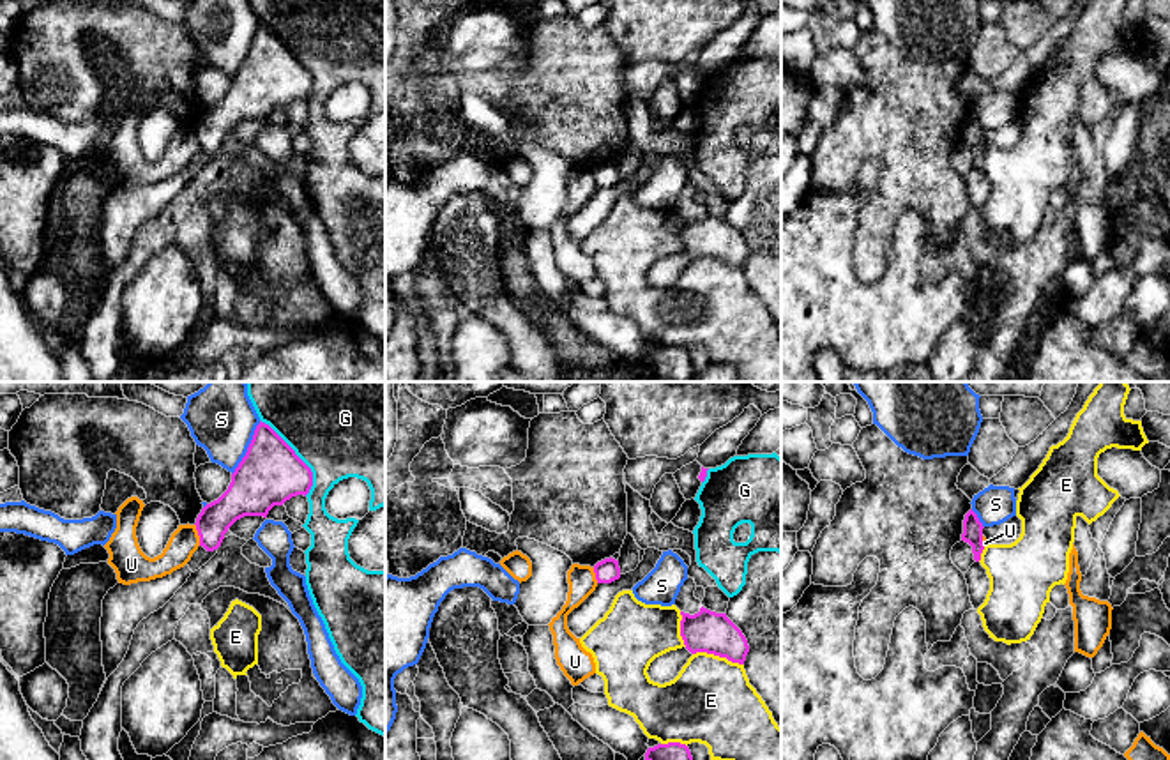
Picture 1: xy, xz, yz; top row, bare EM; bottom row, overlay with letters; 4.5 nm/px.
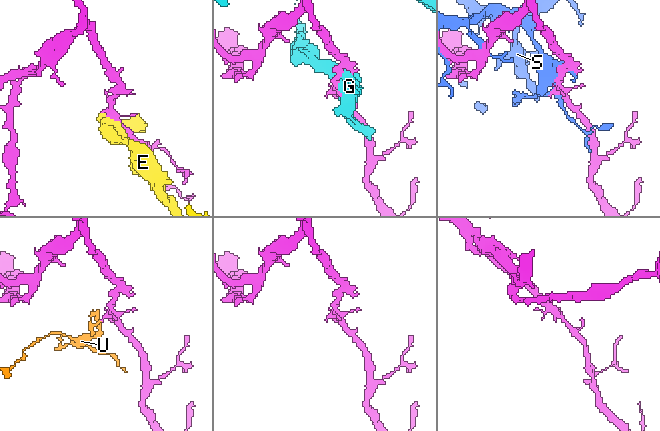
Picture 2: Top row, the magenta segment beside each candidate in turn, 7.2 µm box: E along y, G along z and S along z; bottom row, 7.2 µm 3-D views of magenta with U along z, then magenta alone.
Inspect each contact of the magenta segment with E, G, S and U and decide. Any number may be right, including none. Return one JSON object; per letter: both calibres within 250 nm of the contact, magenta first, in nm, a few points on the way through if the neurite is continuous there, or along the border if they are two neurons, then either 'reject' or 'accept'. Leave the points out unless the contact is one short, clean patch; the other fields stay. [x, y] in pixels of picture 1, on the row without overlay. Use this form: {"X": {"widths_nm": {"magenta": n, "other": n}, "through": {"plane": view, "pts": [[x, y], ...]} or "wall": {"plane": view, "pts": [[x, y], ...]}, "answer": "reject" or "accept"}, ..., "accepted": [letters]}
{"E": {"widths_nm": {"magenta": 190, "other": 380}, "answer": "reject"}, "G": {"widths_nm": {"magenta": 280, "other": 380}, "answer": "reject"}, "S": {"widths_nm": {"magenta": 280, "other": 280}, "answer": "reject"}, "U": {"widths_nm": {"magenta": 160, "other": 140}, "wall": {"plane": "xy", "pts": [[195, 128], [200, 149]]}, "answer": "reject"}, "accepted": []}

